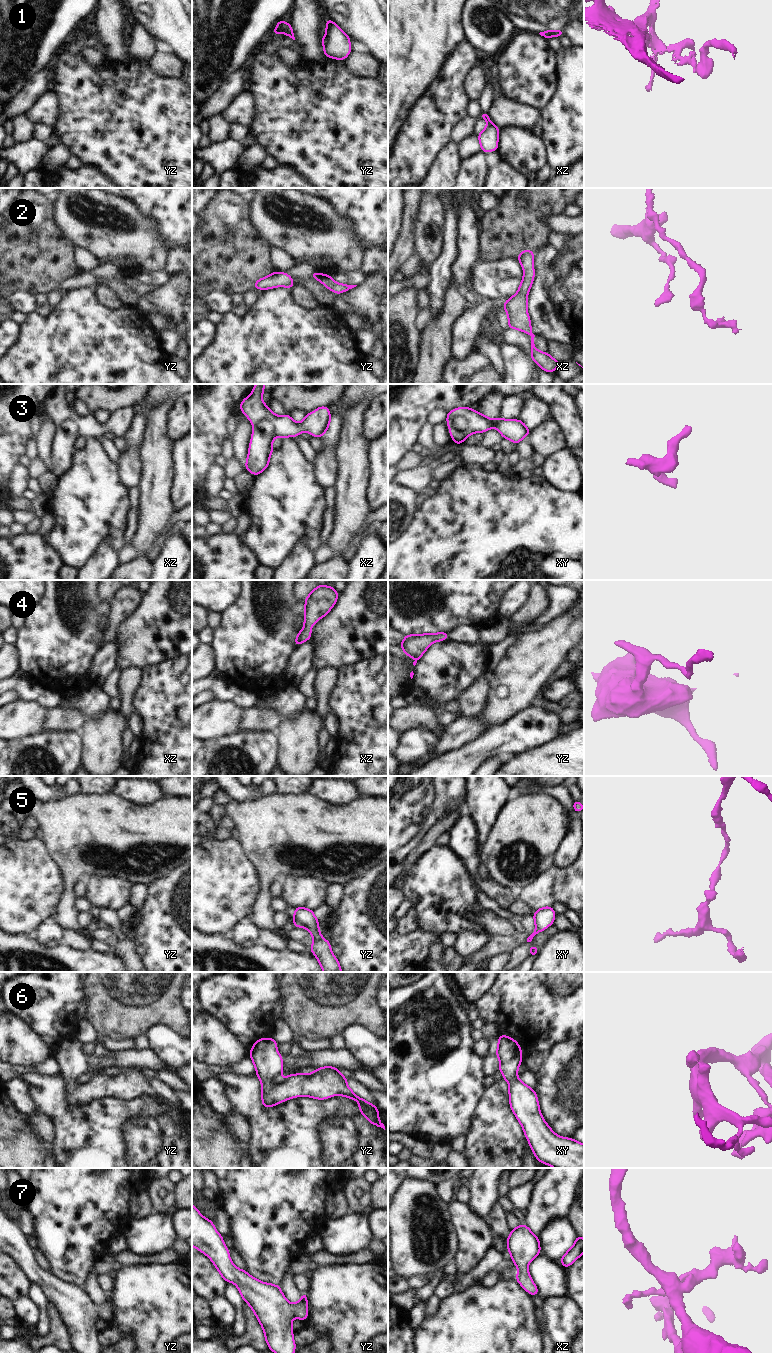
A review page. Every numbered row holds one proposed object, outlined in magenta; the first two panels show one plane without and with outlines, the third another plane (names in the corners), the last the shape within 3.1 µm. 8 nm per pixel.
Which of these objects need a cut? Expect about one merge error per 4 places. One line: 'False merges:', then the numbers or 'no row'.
False merges: 1

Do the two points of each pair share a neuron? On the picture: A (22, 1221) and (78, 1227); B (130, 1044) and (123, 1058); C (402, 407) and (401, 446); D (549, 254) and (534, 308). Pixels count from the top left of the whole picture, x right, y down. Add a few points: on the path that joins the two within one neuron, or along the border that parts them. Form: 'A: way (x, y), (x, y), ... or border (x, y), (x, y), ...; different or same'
A: border (28, 1209), (33, 1219), (33, 1232); different
B: border (137, 1048), (108, 1051); different
C: way (401, 417), (401, 436); same
D: way (541, 267), (537, 295); same

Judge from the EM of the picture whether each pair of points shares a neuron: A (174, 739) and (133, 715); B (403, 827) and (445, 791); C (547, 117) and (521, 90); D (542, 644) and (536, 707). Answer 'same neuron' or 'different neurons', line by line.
A: different neurons
B: same neuron
C: different neurons
D: different neurons

